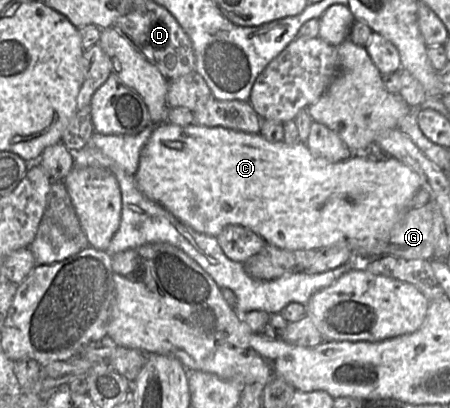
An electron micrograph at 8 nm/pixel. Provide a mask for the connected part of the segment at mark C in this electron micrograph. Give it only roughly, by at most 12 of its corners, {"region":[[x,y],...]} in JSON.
{"region":[[155,125],[137,186],[217,237],[384,255],[422,187],[393,157]]}

